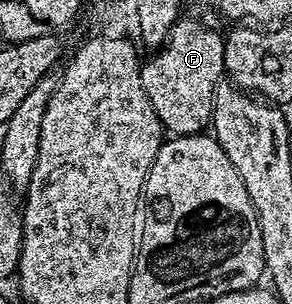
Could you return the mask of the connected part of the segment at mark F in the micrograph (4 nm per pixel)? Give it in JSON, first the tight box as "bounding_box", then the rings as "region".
{"bounding_box":[141,19,225,135],"region":[[[179,19],[173,24],[164,45],[152,54],[153,58],[141,66],[141,86],[153,108],[154,118],[173,135],[197,135],[213,120],[215,87],[222,84],[225,72],[225,38],[219,32],[208,29],[201,21]]]}

